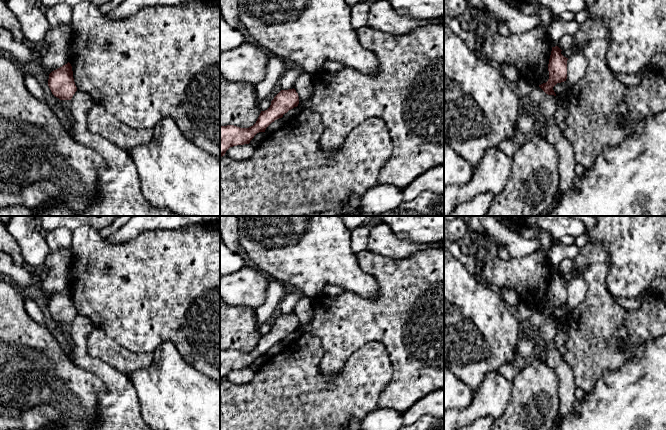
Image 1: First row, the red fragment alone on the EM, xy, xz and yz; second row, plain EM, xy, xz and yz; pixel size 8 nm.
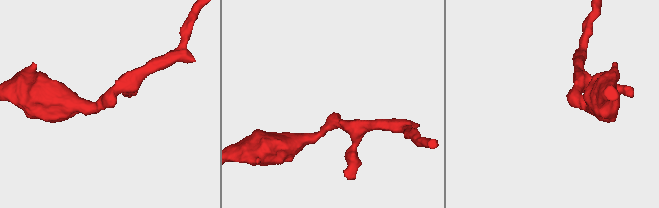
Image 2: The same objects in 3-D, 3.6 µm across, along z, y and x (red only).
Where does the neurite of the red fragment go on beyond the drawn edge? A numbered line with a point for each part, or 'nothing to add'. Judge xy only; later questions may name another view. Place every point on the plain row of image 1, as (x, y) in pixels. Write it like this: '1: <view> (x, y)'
nothing to add

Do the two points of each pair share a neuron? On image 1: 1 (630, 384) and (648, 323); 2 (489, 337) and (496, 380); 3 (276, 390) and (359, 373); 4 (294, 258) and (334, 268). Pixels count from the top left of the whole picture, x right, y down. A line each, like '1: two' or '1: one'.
1: two
2: two
3: one
4: one

